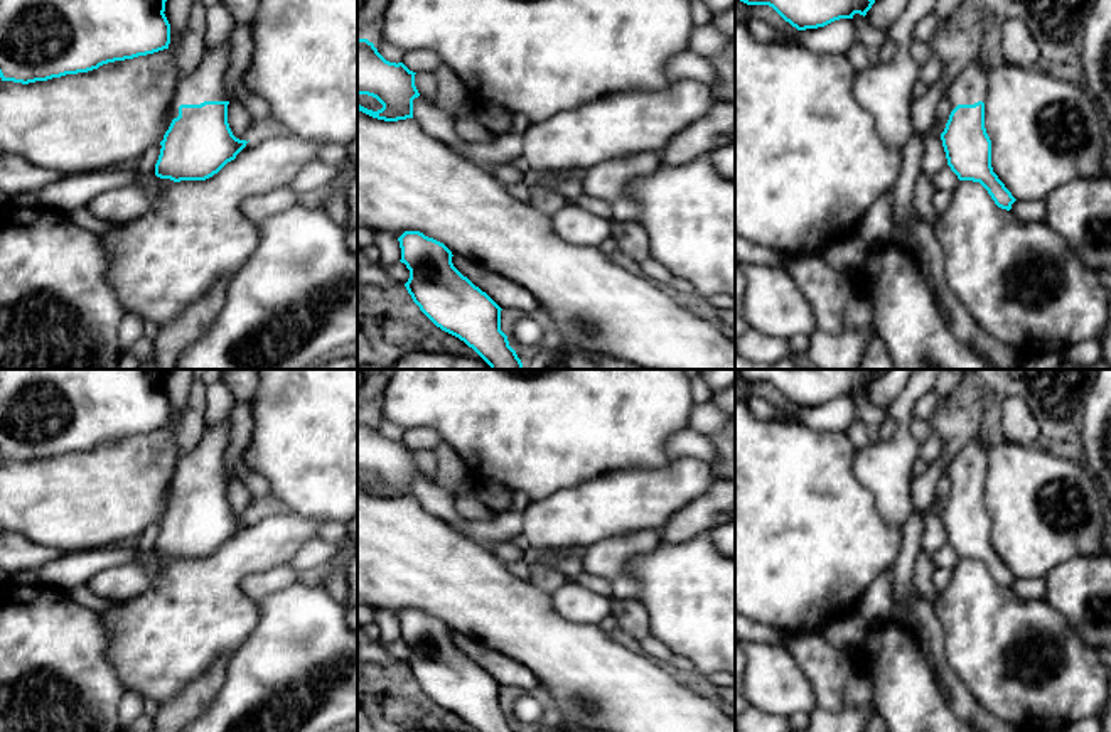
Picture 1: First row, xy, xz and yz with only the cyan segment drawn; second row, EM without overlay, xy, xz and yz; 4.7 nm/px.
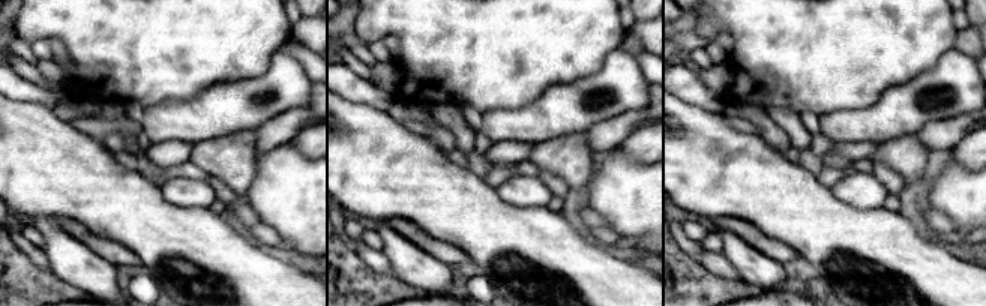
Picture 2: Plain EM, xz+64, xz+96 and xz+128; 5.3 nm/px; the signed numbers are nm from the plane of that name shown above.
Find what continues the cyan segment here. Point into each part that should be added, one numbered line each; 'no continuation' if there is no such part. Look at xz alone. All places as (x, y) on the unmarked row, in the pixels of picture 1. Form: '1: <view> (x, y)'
no continuation

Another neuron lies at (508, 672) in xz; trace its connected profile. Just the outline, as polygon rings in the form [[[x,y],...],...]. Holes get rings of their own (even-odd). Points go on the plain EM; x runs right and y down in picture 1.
[[[460,632],[452,634],[454,644],[475,665],[486,670],[501,686],[516,686],[526,693],[539,693],[539,680],[519,661],[501,654]]]

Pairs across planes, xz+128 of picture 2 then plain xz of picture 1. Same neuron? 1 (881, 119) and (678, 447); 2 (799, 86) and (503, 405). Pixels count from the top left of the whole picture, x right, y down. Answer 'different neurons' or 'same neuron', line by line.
1: different neurons
2: same neuron

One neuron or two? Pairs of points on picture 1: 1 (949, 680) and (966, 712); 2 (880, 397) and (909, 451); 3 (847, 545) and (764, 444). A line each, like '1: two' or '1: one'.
1: one
2: two
3: one

